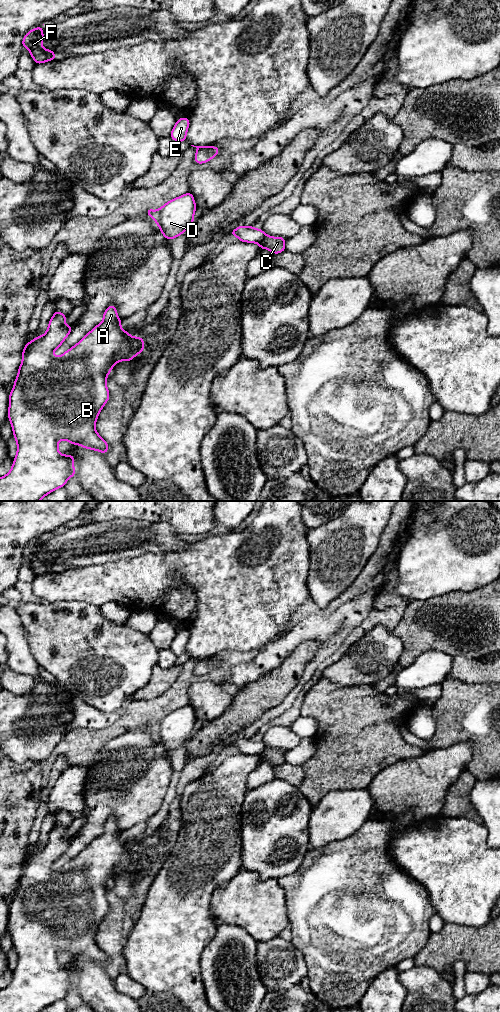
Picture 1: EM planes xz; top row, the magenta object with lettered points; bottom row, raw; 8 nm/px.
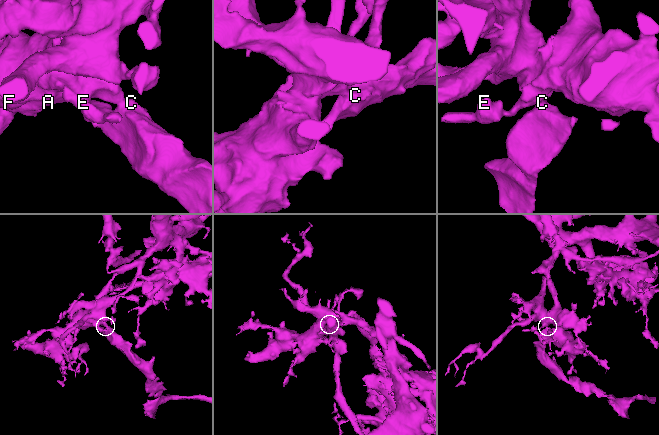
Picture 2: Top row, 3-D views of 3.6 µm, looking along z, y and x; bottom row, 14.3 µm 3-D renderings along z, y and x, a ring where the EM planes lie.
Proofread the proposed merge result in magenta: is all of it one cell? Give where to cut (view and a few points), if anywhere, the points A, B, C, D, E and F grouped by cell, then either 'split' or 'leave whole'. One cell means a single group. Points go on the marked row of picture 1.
cut xz (265, 235), (258, 243); groups A B D E F / C; split

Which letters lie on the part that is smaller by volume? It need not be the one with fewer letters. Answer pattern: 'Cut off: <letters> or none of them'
Cut off: C

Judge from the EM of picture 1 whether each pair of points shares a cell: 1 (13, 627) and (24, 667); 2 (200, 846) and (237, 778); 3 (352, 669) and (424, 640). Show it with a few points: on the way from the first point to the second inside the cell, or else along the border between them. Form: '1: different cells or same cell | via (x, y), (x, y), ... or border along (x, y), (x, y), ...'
1: same cell | via (16, 637), (20, 657)
2: same cell | via (211, 829), (211, 805), (220, 795)
3: different cells | border along (391, 630), (402, 643), (402, 652), (398, 663)

